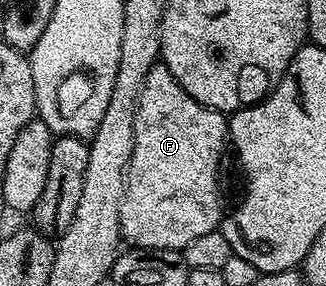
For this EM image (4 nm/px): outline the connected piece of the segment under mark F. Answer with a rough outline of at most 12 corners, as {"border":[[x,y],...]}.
{"border":[[154,63],[118,217],[179,250],[221,225],[223,111]]}

